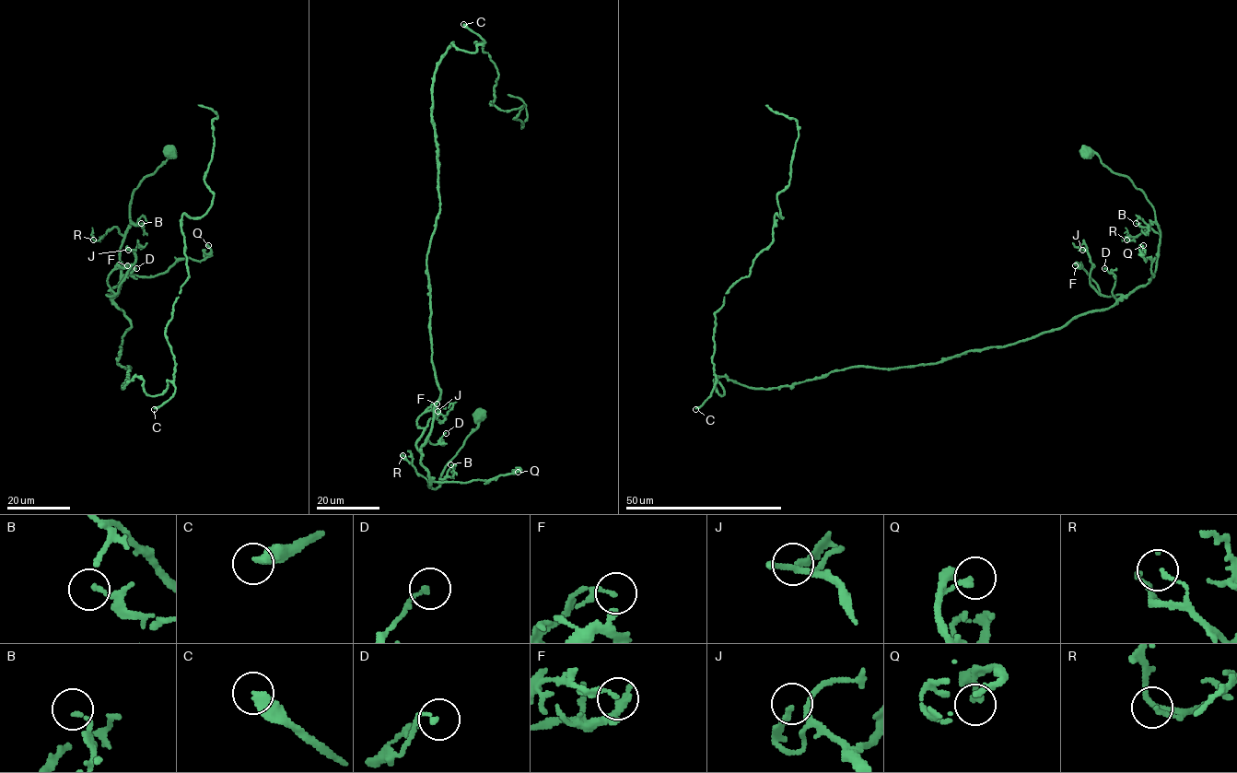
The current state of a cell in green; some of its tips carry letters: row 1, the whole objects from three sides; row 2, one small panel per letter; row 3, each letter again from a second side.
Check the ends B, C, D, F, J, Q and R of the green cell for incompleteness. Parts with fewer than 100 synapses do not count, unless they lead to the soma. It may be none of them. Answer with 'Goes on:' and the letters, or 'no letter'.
Goes on: C

